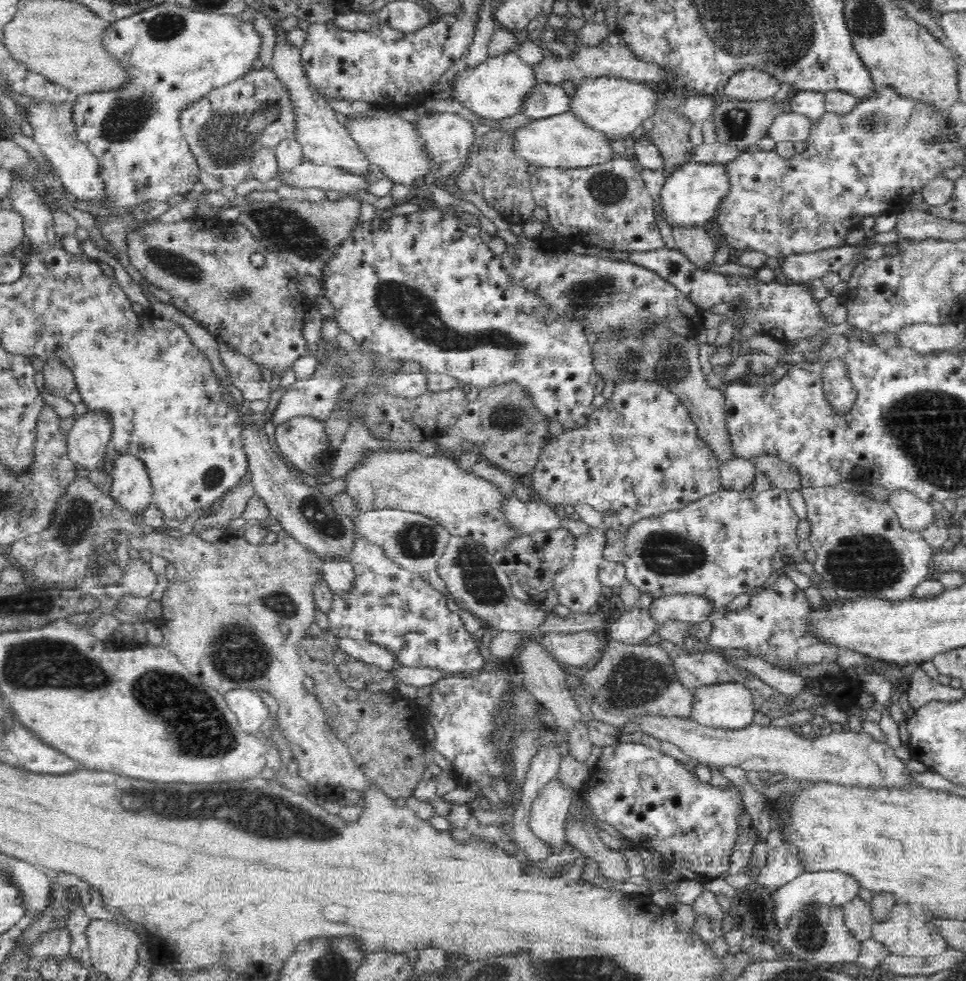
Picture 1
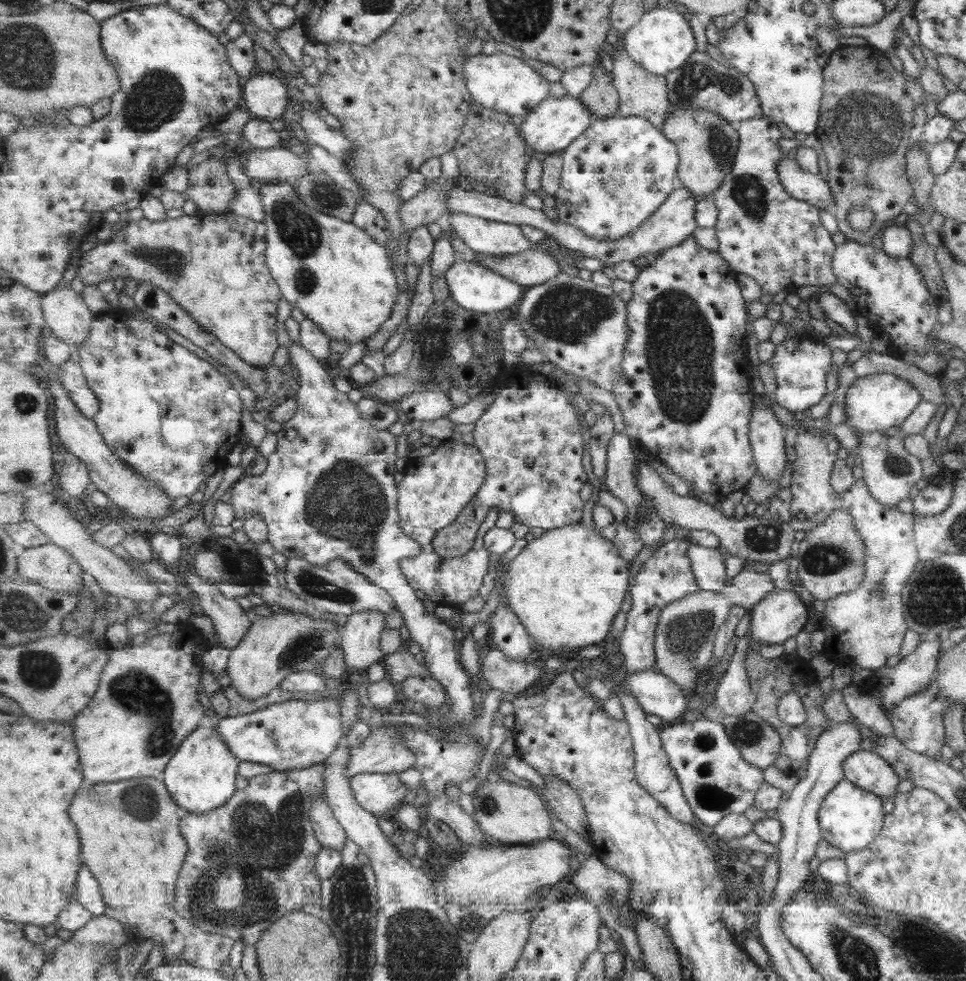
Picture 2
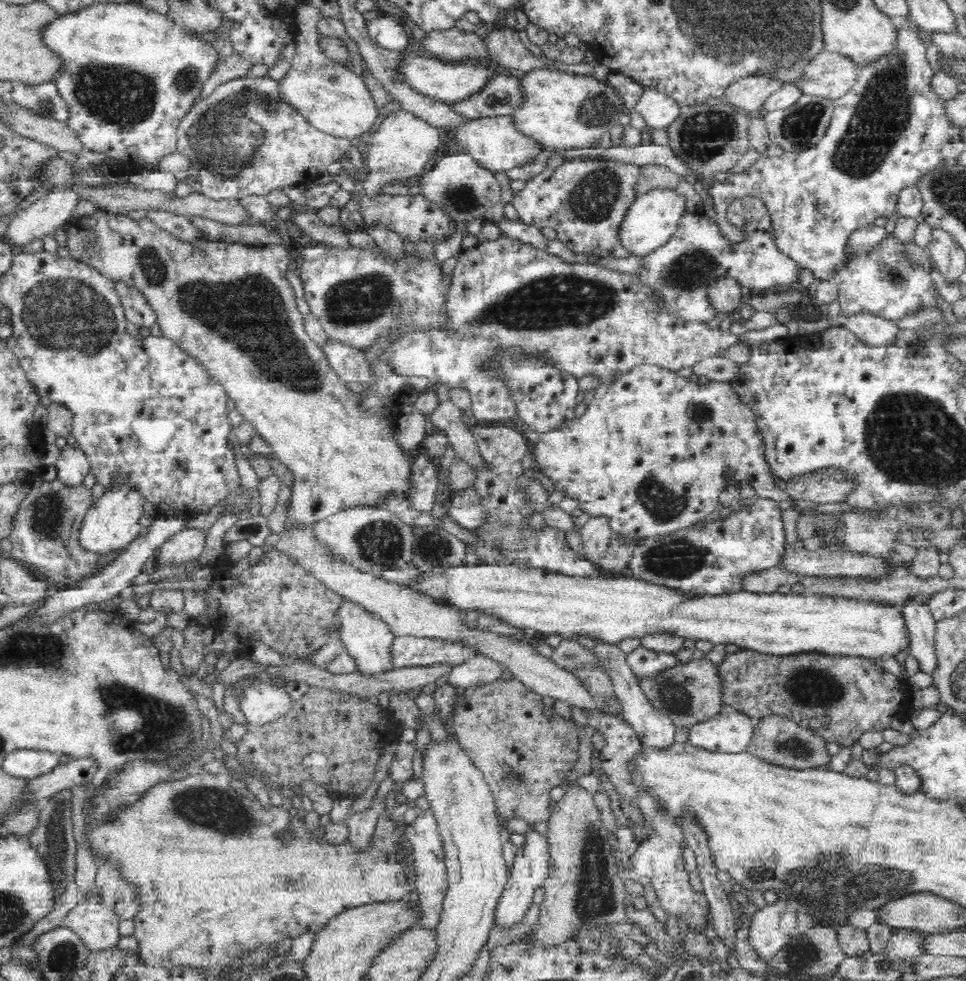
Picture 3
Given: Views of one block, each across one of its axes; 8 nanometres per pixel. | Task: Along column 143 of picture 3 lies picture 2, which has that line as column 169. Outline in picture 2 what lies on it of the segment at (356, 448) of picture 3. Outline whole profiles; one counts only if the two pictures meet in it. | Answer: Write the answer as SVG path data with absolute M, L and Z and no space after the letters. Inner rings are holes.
M198 210L194 215L177 219L151 221L142 218L129 222L119 232L113 233L108 244L99 244L80 255L76 264L78 276L84 285L97 285L103 280L133 277L138 284L151 281L165 289L171 297L189 311L209 333L215 334L225 346L233 349L245 362L265 368L273 362L279 348L277 333L277 302L284 295L273 278L268 265L268 226L253 218L236 215L231 210L217 214Z

